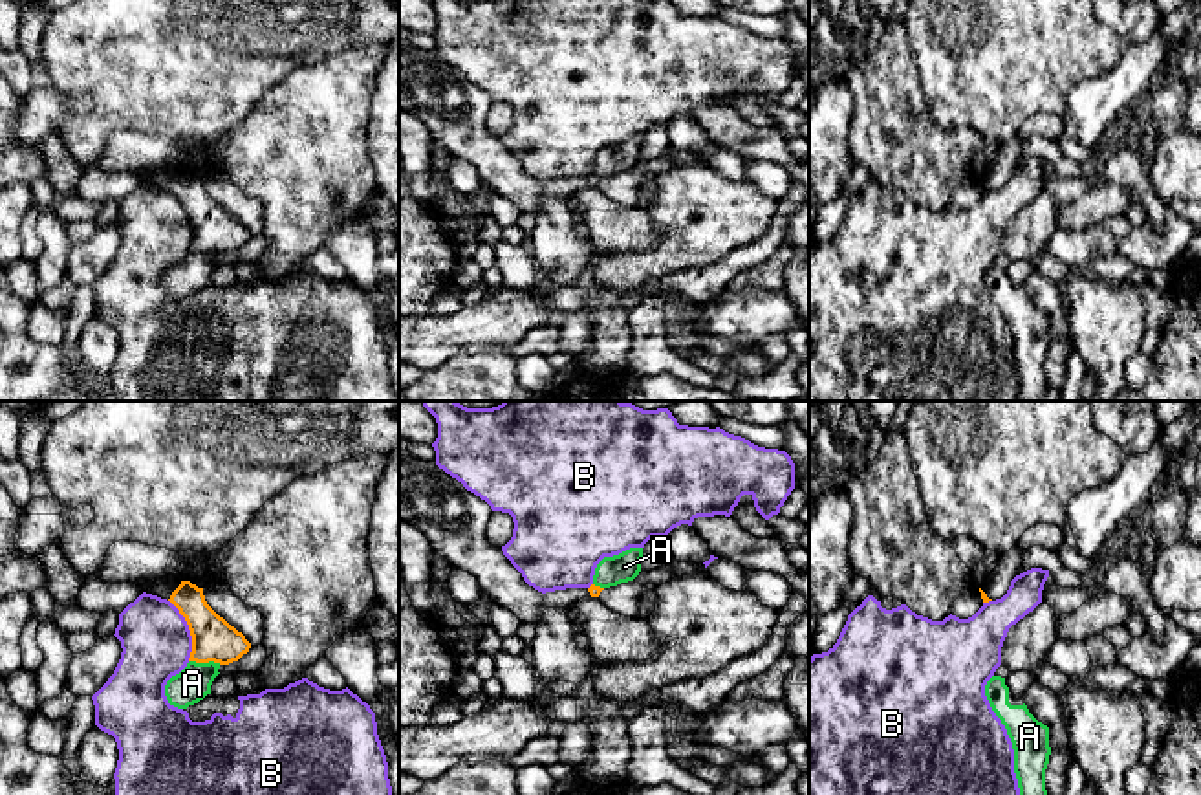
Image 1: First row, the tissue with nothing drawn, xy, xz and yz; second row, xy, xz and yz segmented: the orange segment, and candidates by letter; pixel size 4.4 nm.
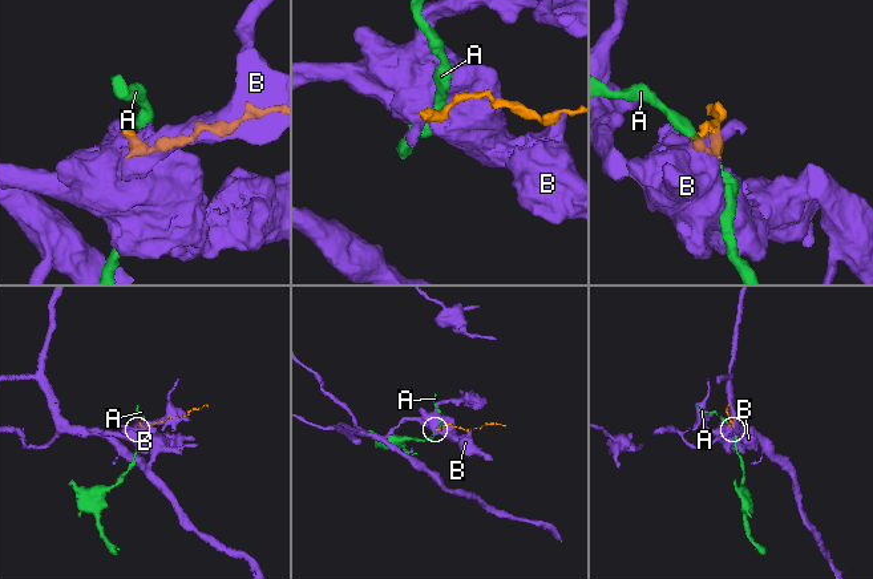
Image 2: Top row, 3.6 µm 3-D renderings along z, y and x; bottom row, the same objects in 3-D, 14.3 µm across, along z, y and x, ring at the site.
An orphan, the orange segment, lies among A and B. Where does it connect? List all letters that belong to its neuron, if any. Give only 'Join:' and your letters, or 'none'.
Join: none

